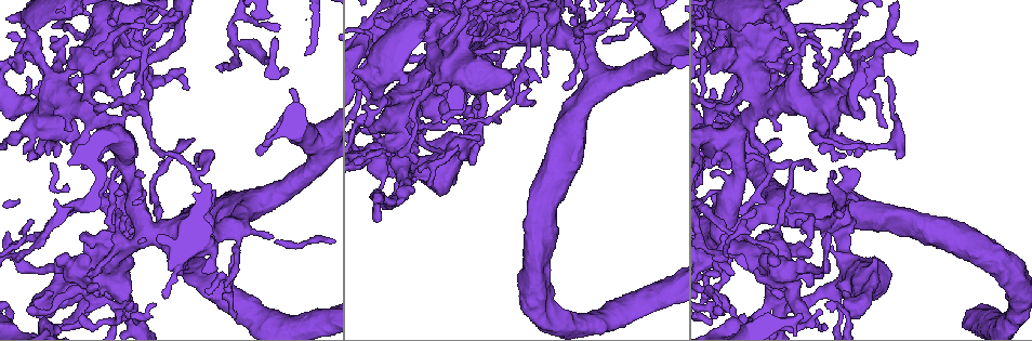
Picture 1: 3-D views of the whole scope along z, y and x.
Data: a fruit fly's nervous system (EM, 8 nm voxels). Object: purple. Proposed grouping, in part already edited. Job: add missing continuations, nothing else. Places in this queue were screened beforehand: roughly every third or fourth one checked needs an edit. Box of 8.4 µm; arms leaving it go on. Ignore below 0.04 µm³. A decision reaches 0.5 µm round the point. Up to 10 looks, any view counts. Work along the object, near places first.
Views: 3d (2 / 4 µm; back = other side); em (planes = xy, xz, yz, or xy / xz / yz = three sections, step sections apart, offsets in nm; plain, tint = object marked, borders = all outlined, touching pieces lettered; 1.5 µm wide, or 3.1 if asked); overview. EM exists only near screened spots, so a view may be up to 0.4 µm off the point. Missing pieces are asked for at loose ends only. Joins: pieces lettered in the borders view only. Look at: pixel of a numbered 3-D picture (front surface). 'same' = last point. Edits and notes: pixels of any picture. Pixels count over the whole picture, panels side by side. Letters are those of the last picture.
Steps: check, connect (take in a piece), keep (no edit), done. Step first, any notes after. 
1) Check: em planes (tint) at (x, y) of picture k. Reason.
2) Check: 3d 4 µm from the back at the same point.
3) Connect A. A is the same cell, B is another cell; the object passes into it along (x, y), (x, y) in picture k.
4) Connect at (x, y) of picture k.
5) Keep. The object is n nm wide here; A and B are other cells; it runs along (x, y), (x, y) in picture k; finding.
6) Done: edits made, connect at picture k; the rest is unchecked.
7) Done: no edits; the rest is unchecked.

Check: 3d 2 µm at (728, 168) of picture 1.

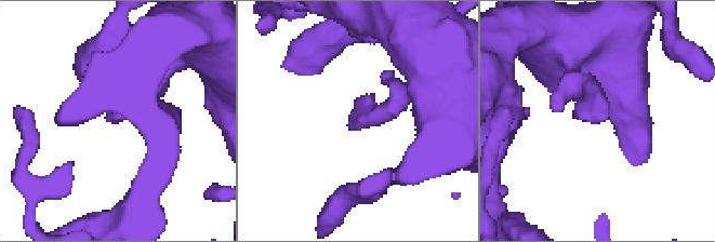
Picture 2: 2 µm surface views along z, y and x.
Check: em xy step 4 (borders) at (347, 125) of picture 2. Need the tissue.

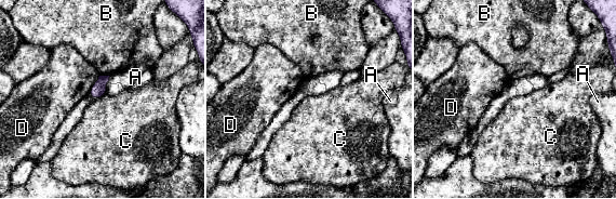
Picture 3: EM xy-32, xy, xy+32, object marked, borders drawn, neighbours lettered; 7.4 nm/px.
Check: em planes (borders) at the same point. Another direction.

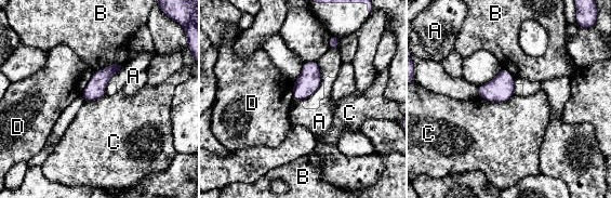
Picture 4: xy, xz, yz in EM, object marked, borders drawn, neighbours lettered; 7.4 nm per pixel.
Keep. A, B, C and D are other cells; a border runs along (94, 71), (80, 96) in picture 4; no lettered piece goes on from it.

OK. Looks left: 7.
Check: 3d 4 µm at (757, 280) of picture 1. Thick end.

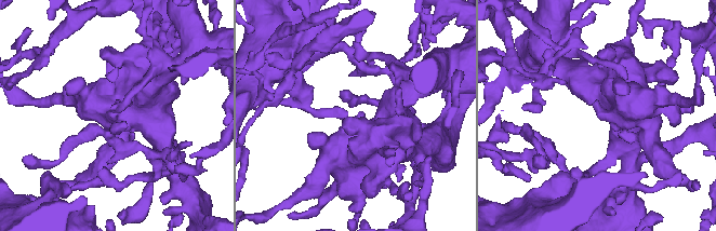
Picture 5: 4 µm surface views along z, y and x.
Check: em xz step 4 (borders) at (600, 116) of picture 5. Need the tissue.

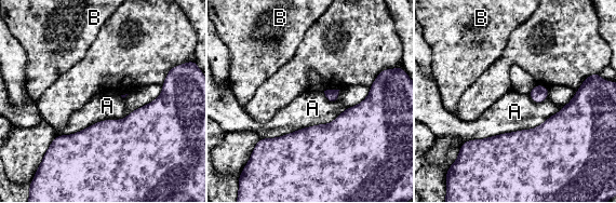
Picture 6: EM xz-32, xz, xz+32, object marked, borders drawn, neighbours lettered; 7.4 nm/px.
Check: em planes (borders) at the same point. Another direction.

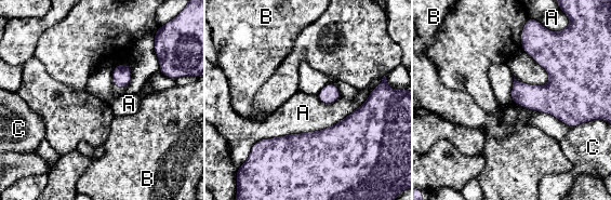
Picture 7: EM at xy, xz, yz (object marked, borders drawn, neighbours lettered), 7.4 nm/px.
Keep. A, B and C are other cells; a border runs along (525, 24), (521, 30), (521, 51) in picture 7; none of them fits.

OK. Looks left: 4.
Check: em yz step 8 (tint) at (214, 192) of picture 1. Thick end.

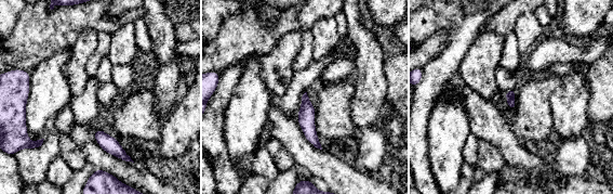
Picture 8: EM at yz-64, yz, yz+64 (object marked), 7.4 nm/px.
Check: em planes (borders) at the same point. Cut it another way.

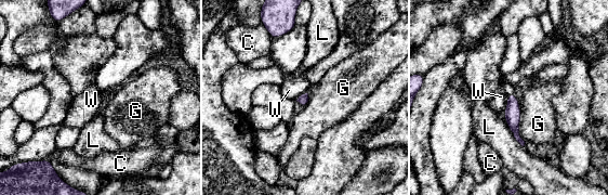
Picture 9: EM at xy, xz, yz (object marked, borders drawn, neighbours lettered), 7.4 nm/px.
Keep. C, G, L and W are other cells; a border runs along (518, 102), (519, 137), (525, 142) in picture 9; no lettered piece goes on from it.

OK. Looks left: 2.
Done: no edits; the rest is unchecked.

